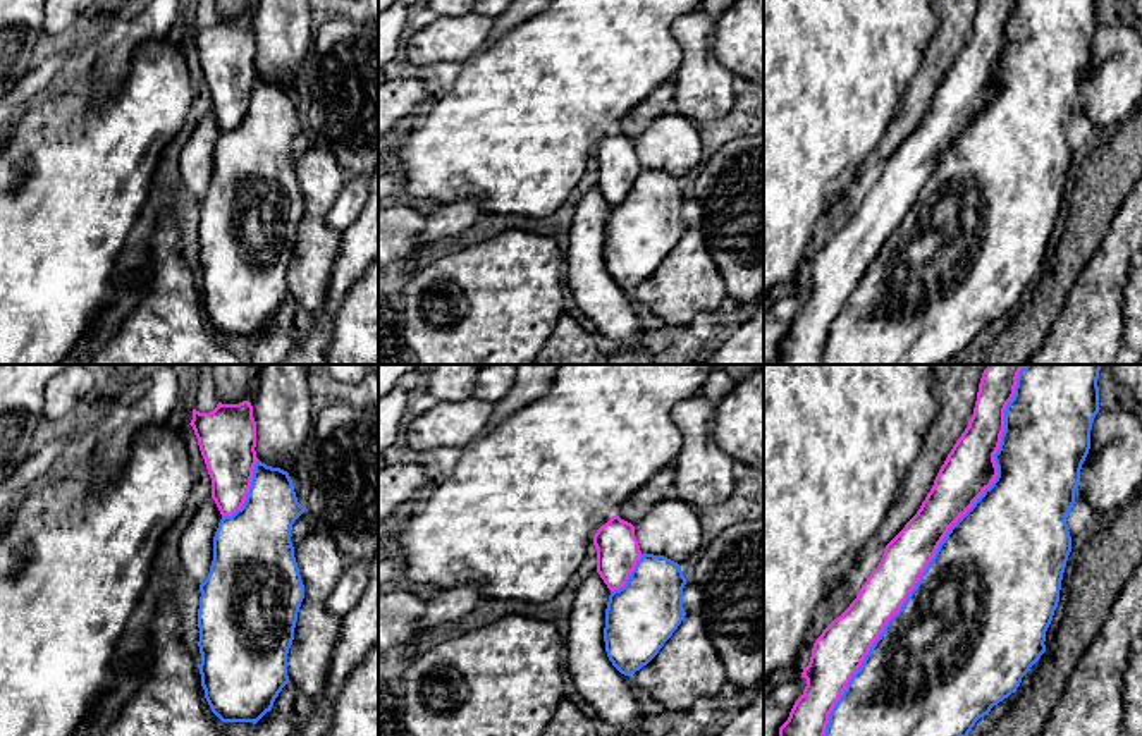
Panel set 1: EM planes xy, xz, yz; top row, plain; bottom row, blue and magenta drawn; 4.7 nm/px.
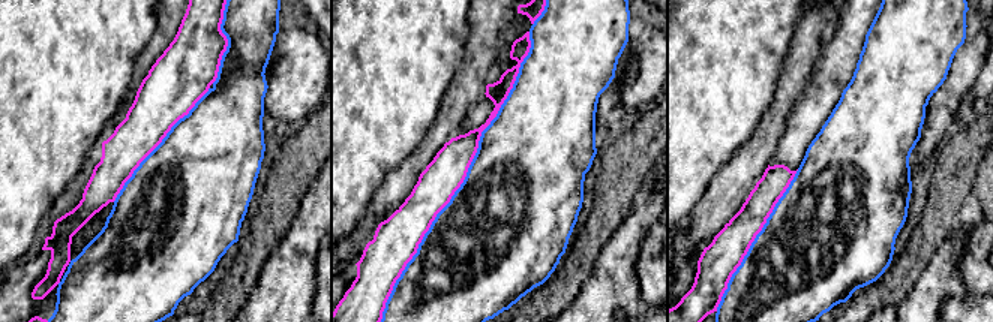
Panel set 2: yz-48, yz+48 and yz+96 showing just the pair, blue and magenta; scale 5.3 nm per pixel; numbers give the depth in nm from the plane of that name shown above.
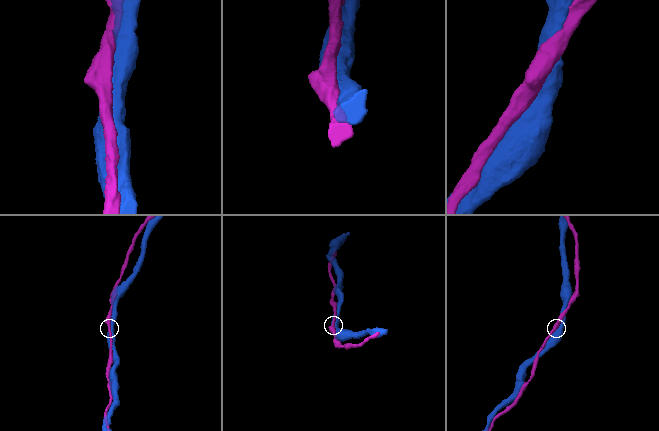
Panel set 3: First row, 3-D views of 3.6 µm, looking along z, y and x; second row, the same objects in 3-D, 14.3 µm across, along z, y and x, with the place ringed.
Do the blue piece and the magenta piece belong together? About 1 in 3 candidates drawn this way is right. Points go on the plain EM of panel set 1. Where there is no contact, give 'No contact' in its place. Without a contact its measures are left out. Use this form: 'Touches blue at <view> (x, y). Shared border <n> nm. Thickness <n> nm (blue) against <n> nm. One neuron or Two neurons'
Touches blue at yz (926, 183). Shared border 1900 nm. Thickness 500 nm (blue) against 220 nm. One neuron

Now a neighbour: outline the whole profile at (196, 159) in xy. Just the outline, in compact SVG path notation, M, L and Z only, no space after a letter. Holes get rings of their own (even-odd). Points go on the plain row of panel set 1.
M212 112L205 113L179 155L184 186L201 199L213 175L213 151L222 129Z

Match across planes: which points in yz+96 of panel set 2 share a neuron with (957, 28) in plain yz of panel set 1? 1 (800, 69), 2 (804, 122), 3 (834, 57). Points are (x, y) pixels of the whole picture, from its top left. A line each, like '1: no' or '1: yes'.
1: yes
2: no
3: no

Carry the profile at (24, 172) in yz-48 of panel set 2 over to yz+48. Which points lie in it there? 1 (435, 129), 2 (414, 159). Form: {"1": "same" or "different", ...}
{"1": "different", "2": "different"}

